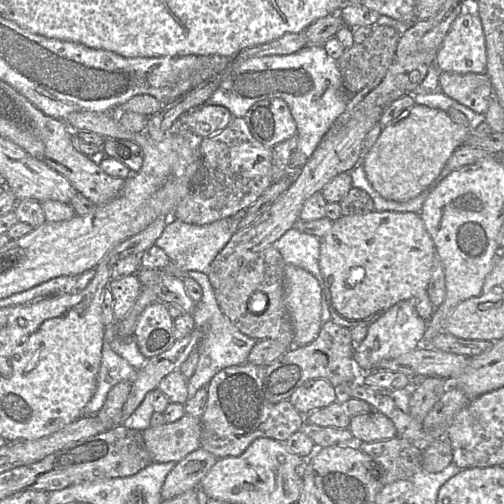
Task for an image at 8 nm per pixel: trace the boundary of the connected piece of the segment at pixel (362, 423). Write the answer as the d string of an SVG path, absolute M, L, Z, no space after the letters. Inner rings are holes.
M377 411L351 417L348 429L354 439L363 442L388 440L397 435L394 423Z

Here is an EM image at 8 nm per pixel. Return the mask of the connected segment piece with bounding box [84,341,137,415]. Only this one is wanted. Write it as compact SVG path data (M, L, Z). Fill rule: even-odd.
M104 341L95 391L84 408L84 415L96 414L104 405L109 390L121 381L132 383L137 370Z

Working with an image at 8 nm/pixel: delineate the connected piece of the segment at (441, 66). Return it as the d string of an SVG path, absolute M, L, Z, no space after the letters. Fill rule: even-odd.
M474 10L463 11L454 20L437 51L435 66L442 72L486 72L485 34L482 21Z

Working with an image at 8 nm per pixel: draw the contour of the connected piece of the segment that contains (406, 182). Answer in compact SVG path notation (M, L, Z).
M414 104L382 129L370 151L362 157L366 177L387 200L406 202L423 192L441 173L470 130L454 122L446 111Z

